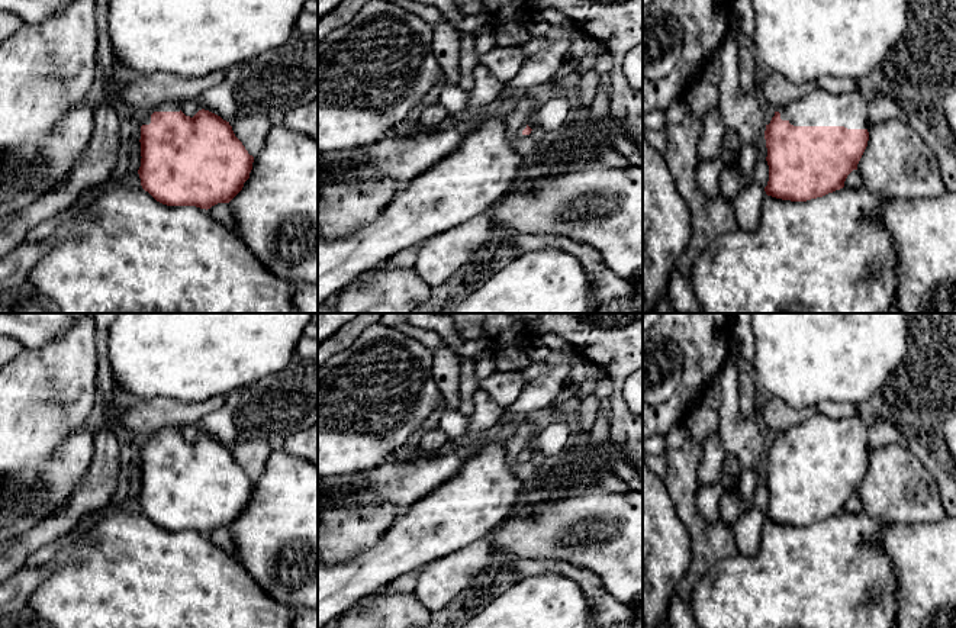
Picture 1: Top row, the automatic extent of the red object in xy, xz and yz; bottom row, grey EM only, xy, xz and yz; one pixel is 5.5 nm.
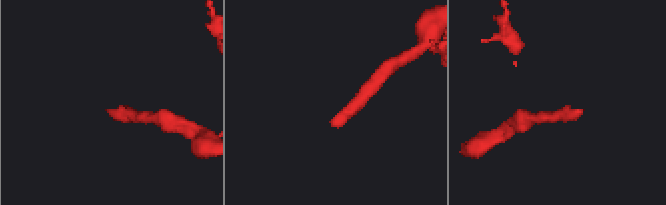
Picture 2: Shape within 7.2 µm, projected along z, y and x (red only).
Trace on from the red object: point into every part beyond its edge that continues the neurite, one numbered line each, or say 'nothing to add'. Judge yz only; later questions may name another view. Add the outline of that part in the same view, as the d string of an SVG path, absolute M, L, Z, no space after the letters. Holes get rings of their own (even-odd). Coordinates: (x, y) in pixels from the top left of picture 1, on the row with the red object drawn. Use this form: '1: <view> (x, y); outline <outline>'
1: yz (820, 108); outline M817 87L775 112L794 126L844 126L847 129L869 126L869 102L859 91L831 94Z

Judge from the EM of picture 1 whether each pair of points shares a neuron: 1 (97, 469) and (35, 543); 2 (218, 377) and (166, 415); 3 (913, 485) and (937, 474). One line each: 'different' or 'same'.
1: same
2: different
3: different

